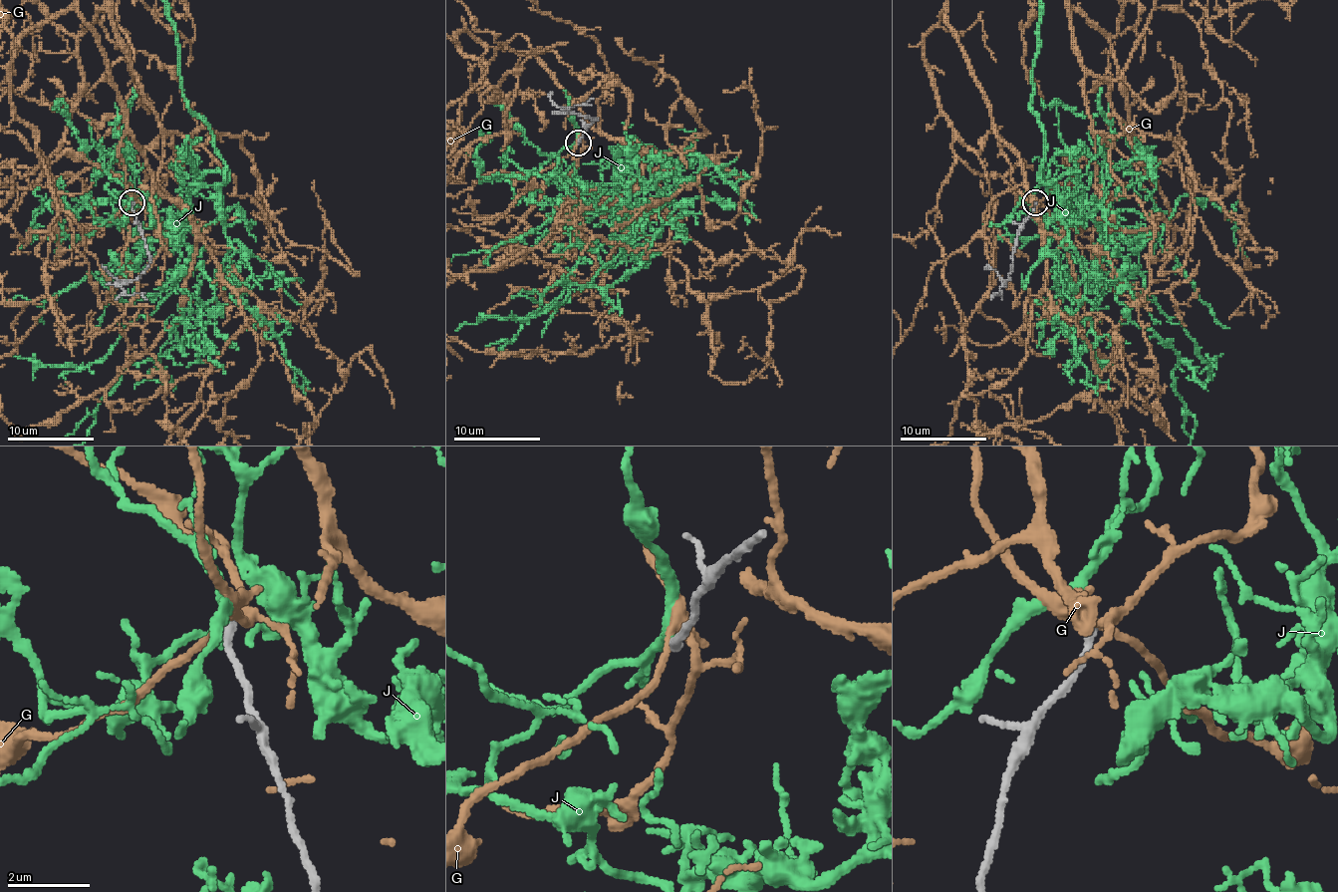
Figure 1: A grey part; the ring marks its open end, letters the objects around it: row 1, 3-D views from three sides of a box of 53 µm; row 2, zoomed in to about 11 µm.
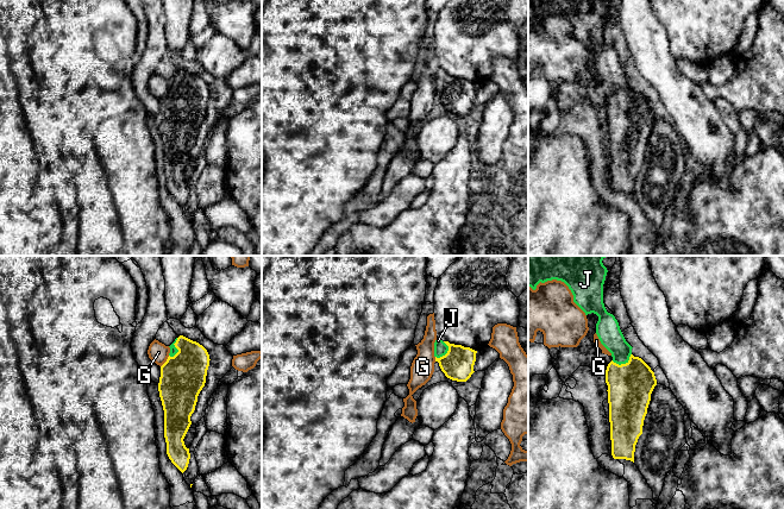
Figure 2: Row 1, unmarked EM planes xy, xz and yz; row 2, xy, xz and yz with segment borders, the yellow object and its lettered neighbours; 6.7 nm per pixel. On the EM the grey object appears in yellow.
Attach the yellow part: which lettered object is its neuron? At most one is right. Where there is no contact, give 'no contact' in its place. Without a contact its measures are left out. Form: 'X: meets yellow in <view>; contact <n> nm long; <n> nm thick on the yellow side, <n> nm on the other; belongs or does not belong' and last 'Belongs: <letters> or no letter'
G: meets yellow in xy; contact 100 nm long; 300 nm thick on the yellow side, 140 nm on the other; does not belong
J: meets yellow in yz; contact 140 nm long; 300 nm thick on the yellow side, 160 nm on the other; belongs
Belongs: J

